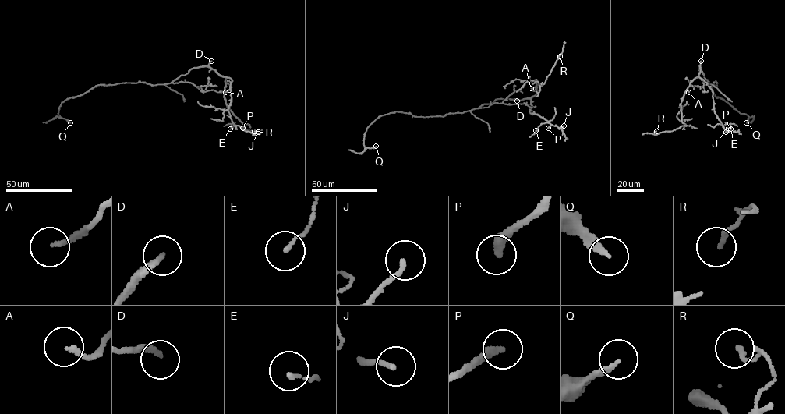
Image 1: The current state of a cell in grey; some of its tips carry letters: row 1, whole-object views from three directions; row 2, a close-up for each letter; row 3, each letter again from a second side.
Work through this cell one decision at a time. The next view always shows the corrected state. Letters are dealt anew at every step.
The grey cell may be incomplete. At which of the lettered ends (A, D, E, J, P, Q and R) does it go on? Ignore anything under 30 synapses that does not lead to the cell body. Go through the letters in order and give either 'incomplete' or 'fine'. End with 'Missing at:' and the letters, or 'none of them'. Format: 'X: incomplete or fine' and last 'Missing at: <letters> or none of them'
A: incomplete
D: incomplete
E: fine
J: fine
P: fine
Q: incomplete
R: fine
Missing at: A, D, Q

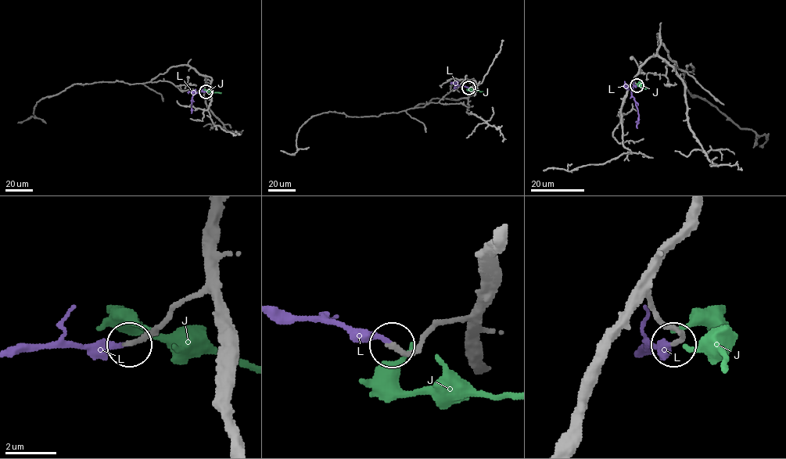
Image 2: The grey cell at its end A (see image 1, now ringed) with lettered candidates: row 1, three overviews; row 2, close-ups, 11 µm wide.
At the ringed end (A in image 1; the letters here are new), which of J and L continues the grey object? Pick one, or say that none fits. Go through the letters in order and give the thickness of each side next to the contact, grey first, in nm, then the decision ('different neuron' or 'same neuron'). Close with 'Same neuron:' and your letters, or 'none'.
J: 280/160 nm | different neuron
L: 200/200 nm | same neuron
Same neuron: L

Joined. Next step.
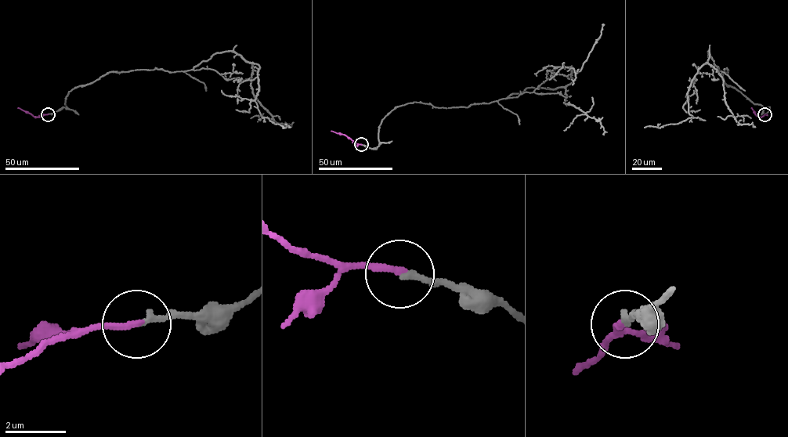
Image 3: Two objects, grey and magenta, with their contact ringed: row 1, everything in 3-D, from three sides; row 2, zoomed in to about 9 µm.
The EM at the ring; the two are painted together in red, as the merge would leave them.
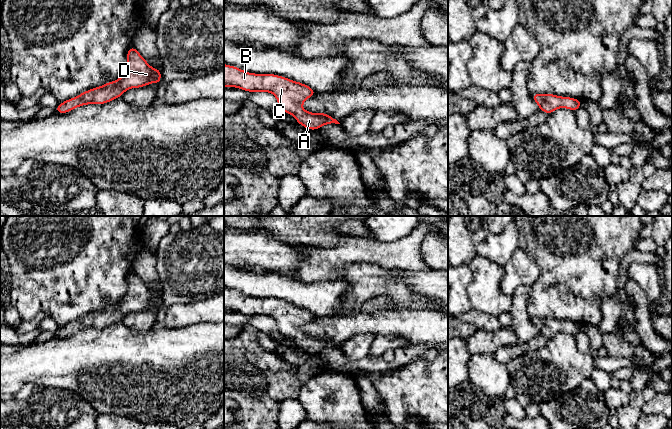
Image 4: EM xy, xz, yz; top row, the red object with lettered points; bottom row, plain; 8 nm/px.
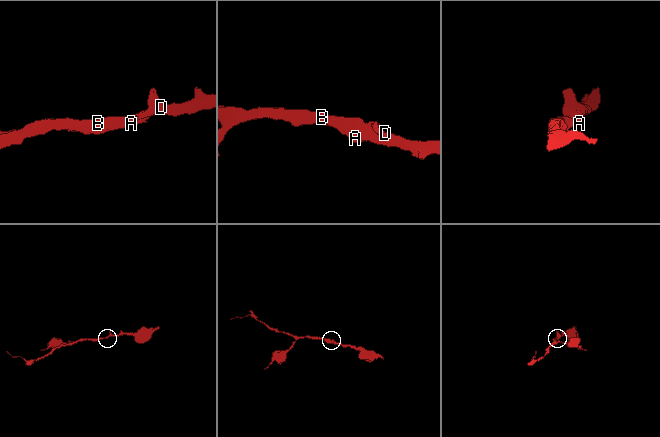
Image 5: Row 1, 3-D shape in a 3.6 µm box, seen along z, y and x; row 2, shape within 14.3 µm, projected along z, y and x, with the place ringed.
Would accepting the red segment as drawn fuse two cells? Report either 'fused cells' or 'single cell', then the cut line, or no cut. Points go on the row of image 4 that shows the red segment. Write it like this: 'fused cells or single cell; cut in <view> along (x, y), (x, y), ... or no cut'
single cell; no cut

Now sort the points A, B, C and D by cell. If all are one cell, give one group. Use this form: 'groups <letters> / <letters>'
groups A B C D

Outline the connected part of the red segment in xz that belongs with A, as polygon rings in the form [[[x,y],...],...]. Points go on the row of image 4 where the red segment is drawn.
[[[224,64],[224,88],[235,87],[247,92],[270,92],[275,95],[280,109],[292,114],[304,128],[317,130],[323,125],[340,124],[327,113],[312,113],[302,109],[303,102],[316,91],[303,83],[275,74],[255,74]]]

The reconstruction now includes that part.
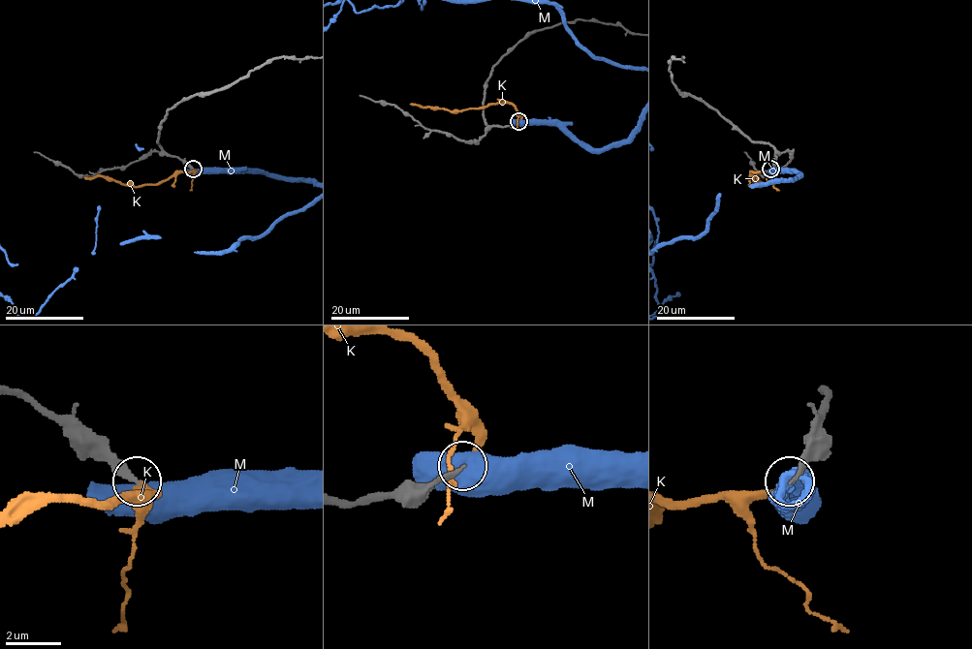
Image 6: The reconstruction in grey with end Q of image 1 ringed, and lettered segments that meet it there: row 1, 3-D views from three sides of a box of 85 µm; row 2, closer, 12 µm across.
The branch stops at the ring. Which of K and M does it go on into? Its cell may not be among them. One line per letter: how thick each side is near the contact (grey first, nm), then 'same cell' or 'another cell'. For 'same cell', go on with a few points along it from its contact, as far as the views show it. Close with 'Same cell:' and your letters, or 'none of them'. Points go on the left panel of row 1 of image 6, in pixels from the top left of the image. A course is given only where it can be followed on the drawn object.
K: 200/240 nm | same cell | via (193, 169), (174, 172), (156, 184), (137, 187), (101, 176), (84, 177)
M: 220/750 nm | another cell
Same cell: K

